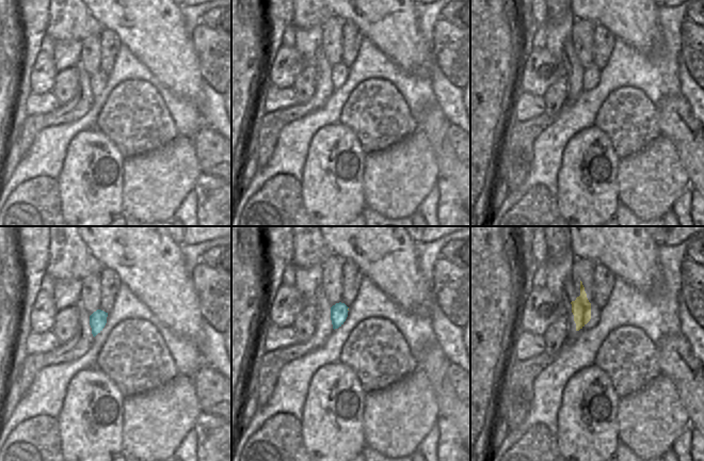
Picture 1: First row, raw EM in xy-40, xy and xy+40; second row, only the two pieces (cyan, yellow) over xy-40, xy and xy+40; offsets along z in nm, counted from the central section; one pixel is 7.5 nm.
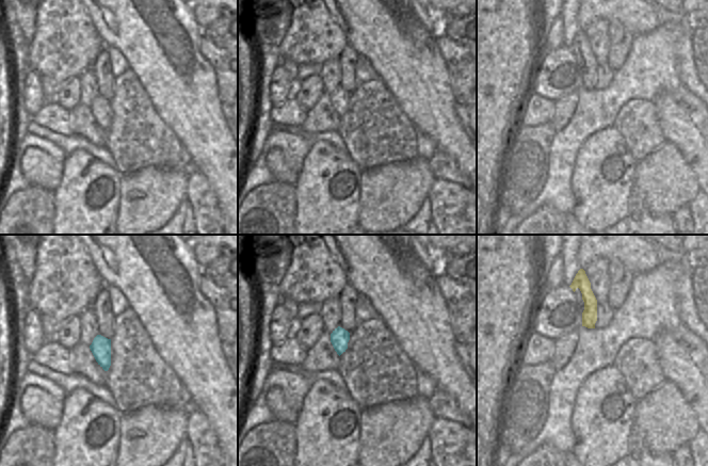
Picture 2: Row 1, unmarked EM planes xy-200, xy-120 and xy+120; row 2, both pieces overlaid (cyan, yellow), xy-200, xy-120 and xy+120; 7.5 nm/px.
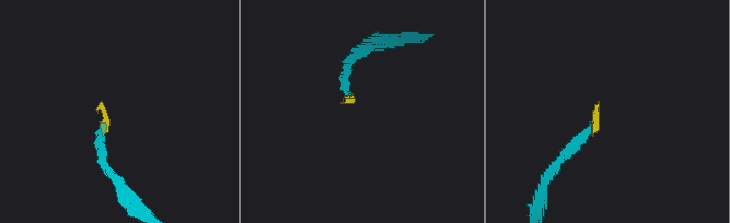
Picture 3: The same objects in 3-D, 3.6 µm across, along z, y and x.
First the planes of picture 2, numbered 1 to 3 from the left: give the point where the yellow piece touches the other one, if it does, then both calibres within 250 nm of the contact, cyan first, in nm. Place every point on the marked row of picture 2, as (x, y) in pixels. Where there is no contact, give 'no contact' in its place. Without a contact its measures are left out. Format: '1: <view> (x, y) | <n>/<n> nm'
1: no contact
2: no contact
3: no contact

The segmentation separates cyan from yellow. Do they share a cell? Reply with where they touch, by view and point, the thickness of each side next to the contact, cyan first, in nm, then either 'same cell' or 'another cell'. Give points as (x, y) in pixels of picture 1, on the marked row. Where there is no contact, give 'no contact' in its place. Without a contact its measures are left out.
xy (347, 310) | 130/20 nm | another cell

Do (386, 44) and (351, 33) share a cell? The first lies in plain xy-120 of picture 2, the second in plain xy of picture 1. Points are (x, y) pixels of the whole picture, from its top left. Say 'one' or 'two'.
two

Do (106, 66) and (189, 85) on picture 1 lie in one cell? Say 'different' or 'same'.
different

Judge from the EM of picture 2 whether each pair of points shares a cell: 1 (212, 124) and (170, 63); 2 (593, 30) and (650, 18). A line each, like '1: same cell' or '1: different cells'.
1: same cell
2: different cells

